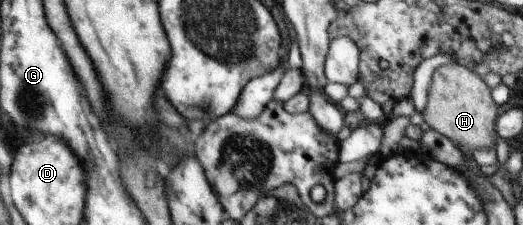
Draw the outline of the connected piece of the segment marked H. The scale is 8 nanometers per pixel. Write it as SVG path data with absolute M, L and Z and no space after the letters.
M454 61L435 69L428 88L428 102L421 113L423 121L467 154L480 149L495 149L500 138L496 133L497 113L498 105L482 76Z

